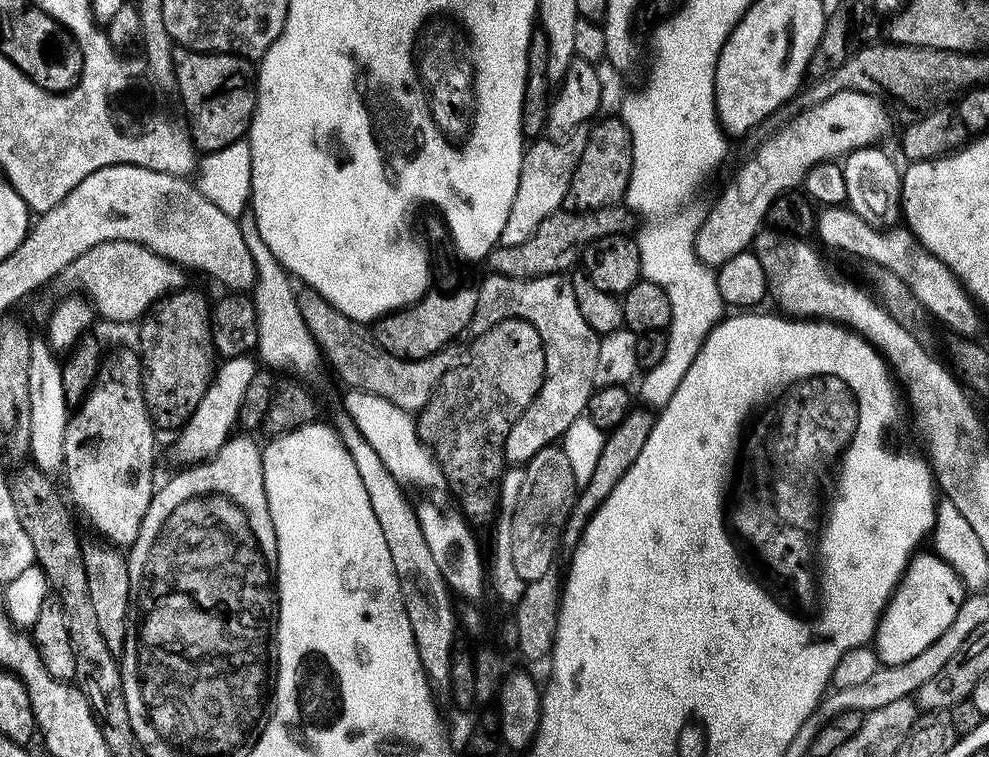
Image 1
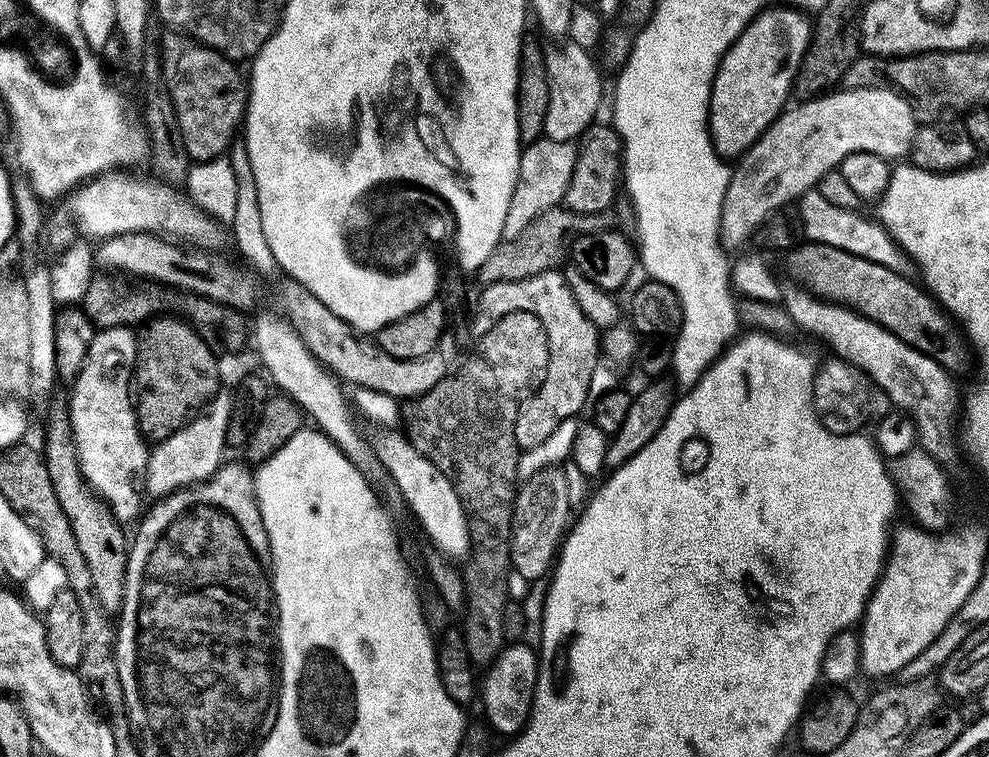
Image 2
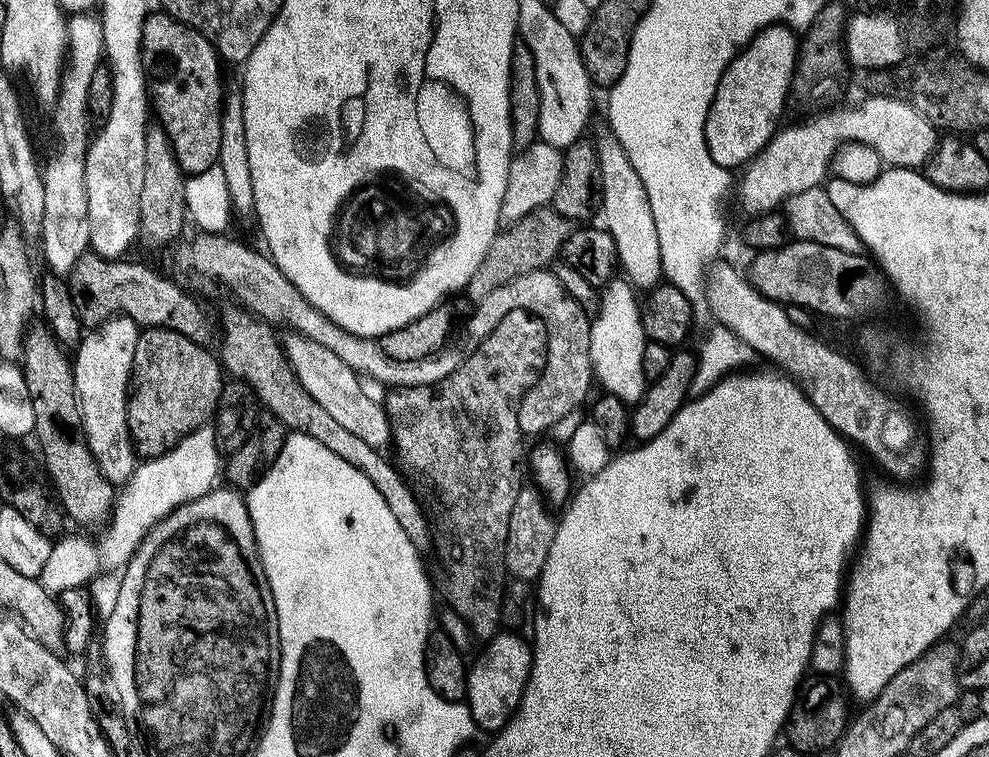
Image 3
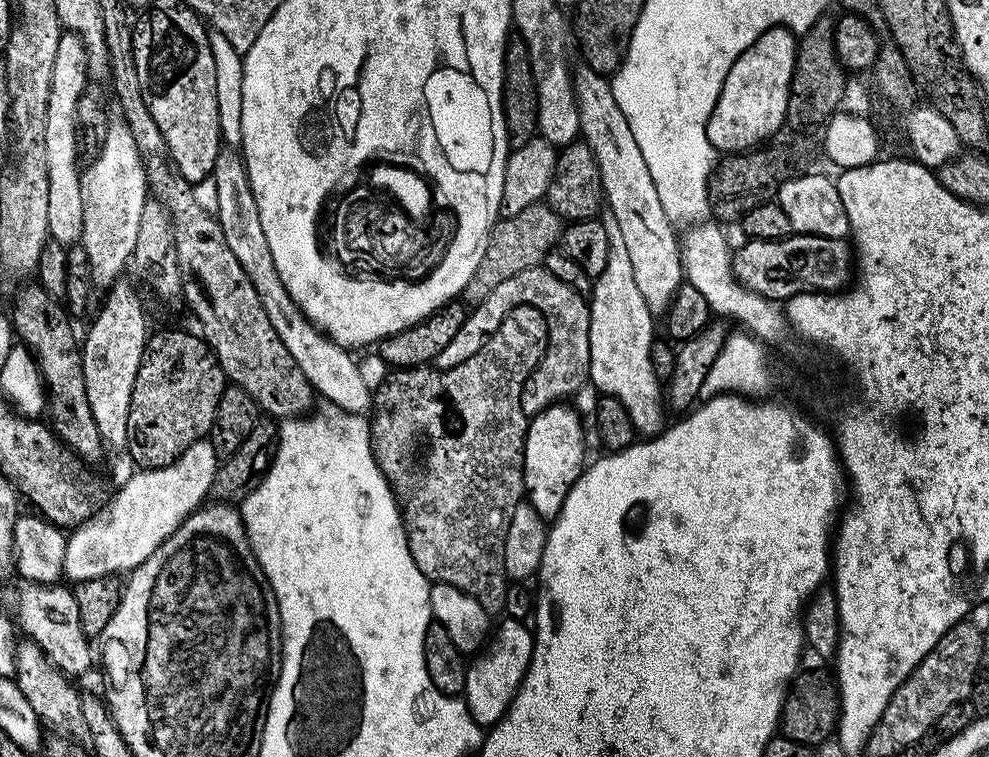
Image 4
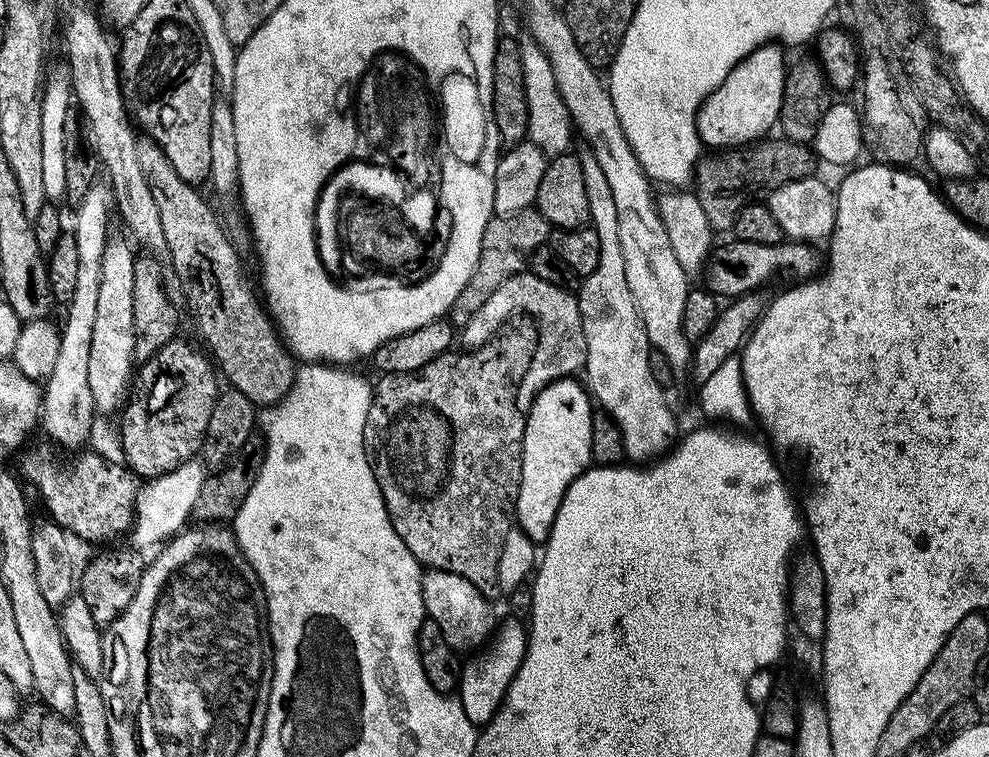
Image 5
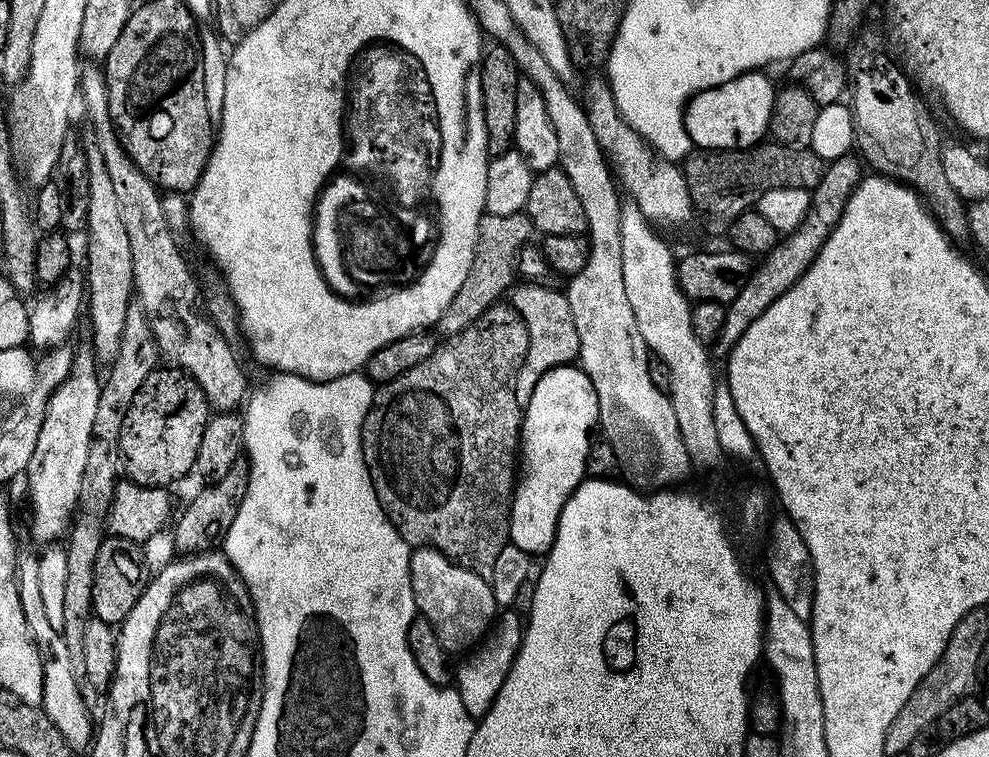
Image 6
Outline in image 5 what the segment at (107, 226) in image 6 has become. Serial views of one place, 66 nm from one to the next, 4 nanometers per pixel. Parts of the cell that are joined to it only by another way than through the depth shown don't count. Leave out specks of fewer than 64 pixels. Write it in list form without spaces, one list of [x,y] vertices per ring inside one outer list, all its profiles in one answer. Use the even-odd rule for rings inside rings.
[[[110,242],[102,254],[102,279],[98,285],[98,311],[94,318],[94,338],[90,342],[90,392],[96,403],[96,412],[112,412],[125,403],[130,392],[136,360],[136,331],[134,330],[134,262],[133,245]]]

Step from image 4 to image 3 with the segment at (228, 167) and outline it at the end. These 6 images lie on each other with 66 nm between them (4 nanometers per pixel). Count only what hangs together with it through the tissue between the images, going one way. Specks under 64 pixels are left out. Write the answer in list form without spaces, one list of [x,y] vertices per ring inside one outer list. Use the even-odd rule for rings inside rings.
[[[289,331],[286,334],[282,338],[284,353],[307,393],[330,414],[334,422],[345,427],[350,434],[357,435],[375,452],[385,453],[392,444],[392,427],[389,425],[388,413],[378,400],[374,401],[364,392],[359,373],[346,365],[329,347],[306,338],[300,332]]]

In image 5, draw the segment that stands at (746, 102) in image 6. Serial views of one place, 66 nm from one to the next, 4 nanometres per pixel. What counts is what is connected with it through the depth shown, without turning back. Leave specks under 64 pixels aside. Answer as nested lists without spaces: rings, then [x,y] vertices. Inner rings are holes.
[[[775,43],[756,48],[704,99],[696,115],[701,145],[708,147],[709,144],[712,150],[752,146],[767,137],[771,128],[777,127],[786,71],[783,51],[785,49]]]

